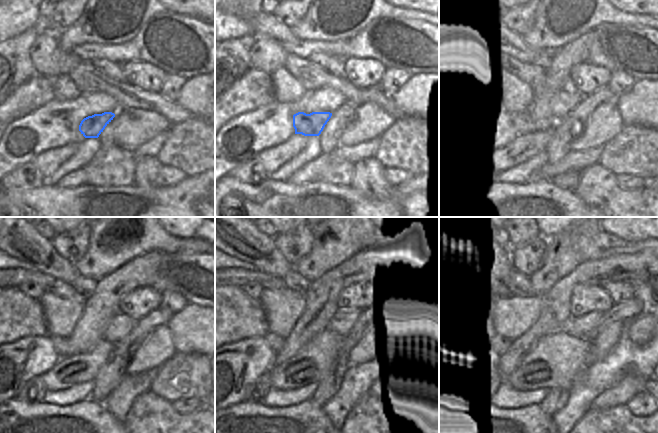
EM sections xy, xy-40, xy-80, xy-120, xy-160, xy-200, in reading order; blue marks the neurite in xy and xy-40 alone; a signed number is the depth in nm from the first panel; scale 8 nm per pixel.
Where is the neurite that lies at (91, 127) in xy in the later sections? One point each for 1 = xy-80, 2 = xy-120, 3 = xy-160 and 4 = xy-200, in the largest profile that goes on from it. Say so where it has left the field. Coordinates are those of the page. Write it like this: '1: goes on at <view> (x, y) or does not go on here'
1: goes on at xy-80 (520, 120)
2: goes on at xy-120 (60, 344)
3: goes on at xy-160 (276, 342)
4: goes on at xy-200 (501, 343)

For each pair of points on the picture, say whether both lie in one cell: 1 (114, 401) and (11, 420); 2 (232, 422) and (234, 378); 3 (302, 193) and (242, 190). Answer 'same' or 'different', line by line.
1: different
2: different
3: same

